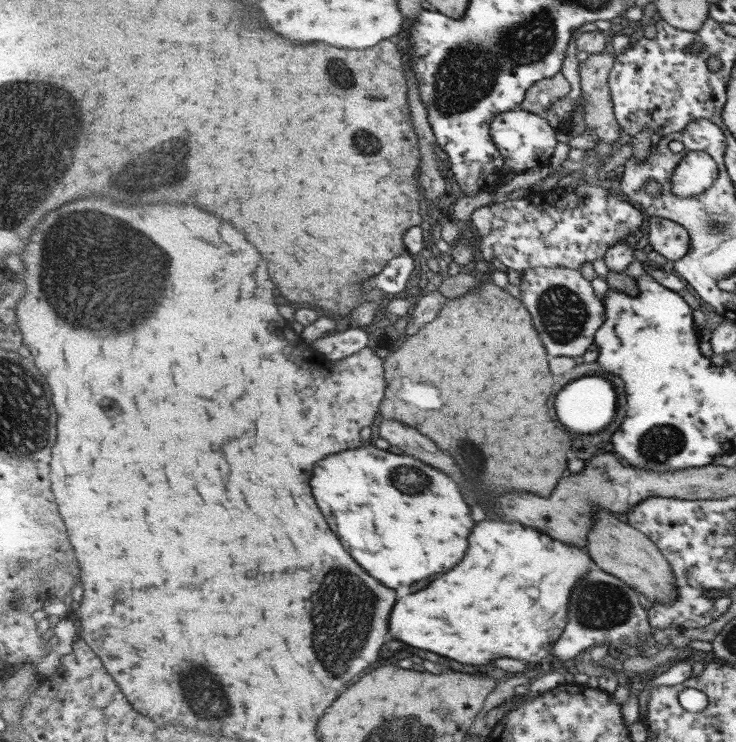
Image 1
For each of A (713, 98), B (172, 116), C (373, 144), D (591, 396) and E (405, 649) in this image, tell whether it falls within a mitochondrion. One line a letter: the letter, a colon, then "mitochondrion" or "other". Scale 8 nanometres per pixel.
A: other
B: other
C: mitochondrion
D: other
E: other

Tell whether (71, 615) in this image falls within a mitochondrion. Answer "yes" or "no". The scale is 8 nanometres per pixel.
no

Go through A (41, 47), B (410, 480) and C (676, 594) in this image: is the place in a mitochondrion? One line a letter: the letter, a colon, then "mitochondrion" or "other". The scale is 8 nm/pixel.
A: other
B: mitochondrion
C: other

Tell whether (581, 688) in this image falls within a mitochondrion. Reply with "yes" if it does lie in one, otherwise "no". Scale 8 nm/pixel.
no

